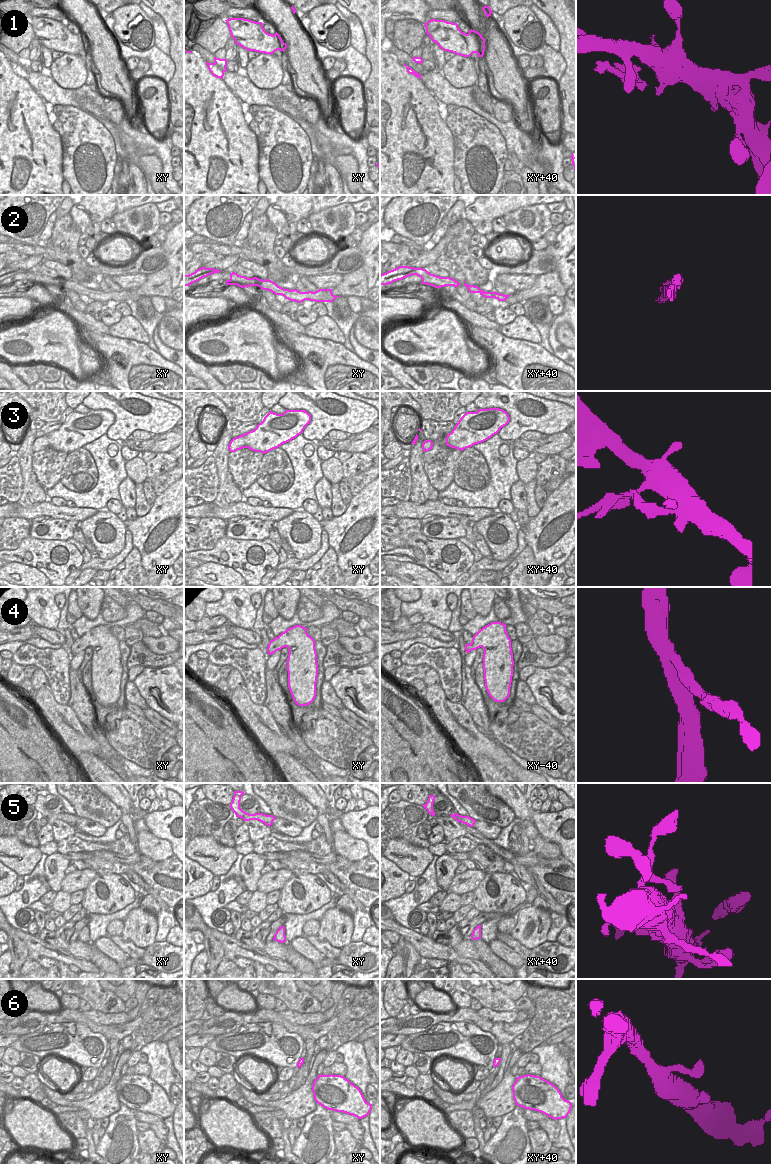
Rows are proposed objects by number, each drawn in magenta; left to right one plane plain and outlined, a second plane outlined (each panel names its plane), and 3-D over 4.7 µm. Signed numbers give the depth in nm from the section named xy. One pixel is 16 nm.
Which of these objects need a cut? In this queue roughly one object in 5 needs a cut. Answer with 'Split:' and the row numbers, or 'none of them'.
Split: 3

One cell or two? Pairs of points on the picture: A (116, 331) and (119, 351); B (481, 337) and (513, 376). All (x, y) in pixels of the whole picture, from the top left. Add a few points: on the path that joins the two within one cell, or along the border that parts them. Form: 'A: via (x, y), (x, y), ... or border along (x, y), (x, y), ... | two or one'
A: border along (109, 333), (115, 337), (129, 338), (140, 342) | two
B: via (491, 347), (509, 366) | one

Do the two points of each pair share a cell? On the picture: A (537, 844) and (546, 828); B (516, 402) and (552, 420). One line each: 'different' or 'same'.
A: different
B: same

